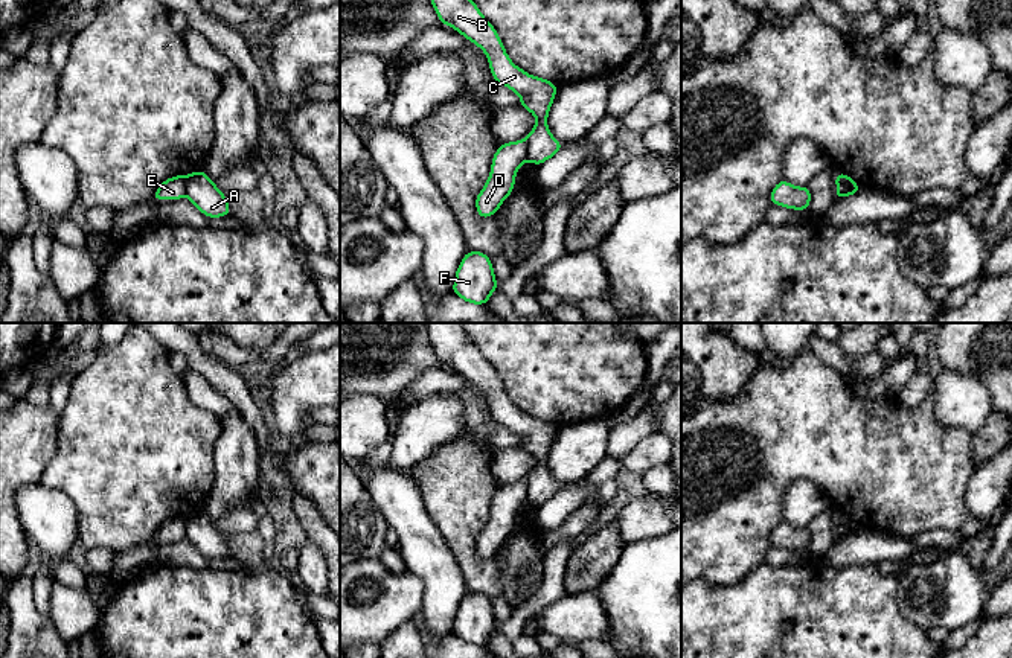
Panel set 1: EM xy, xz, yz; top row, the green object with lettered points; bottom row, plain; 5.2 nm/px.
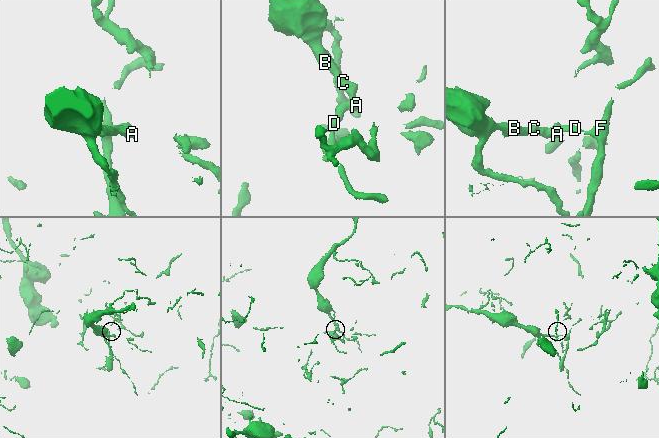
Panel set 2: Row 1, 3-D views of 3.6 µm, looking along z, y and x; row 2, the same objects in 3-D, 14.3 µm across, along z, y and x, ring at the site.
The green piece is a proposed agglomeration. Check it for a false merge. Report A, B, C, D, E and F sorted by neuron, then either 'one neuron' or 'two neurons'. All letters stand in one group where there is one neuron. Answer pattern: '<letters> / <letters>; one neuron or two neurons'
A B C / D E F; two neurons

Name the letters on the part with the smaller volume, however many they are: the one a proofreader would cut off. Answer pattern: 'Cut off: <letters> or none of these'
Cut off: A, B, C

